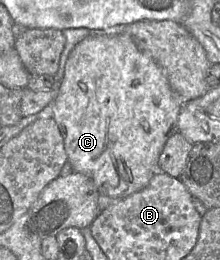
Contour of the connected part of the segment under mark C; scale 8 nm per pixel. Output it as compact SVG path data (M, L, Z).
M93 32L74 47L65 64L64 77L60 81L53 100L53 118L62 134L67 159L73 170L88 176L95 184L99 192L99 207L101 211L110 204L148 186L153 175L159 171L158 160L166 141L178 132L178 116L181 107L181 100L171 88L160 65L152 57L141 51L129 35L124 33L106 34L105 32Z

